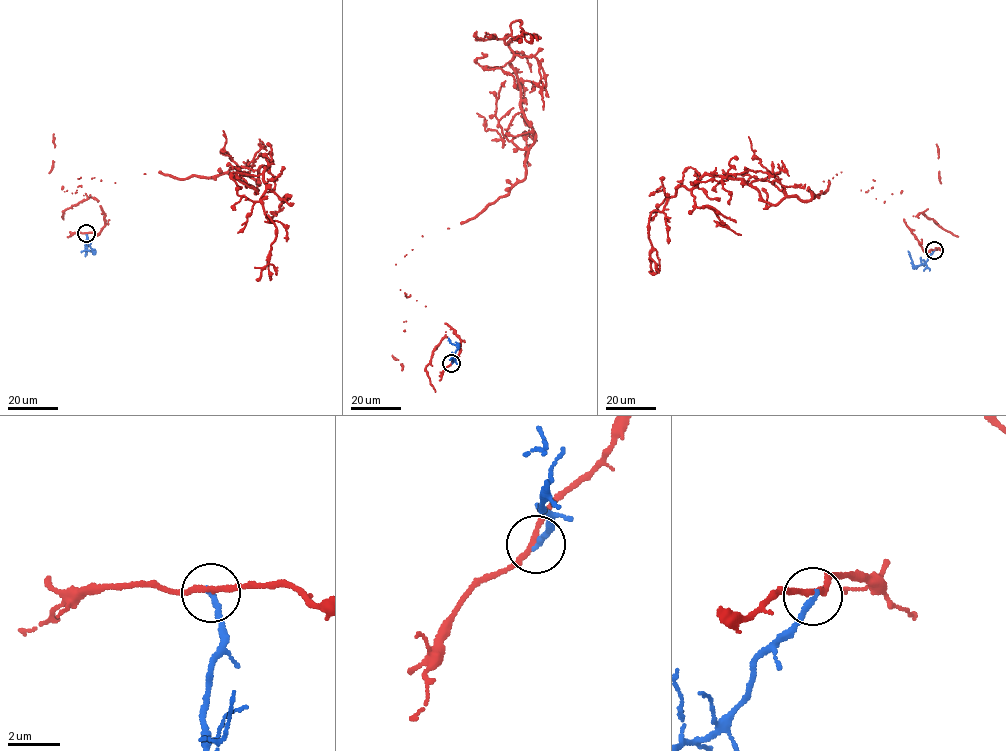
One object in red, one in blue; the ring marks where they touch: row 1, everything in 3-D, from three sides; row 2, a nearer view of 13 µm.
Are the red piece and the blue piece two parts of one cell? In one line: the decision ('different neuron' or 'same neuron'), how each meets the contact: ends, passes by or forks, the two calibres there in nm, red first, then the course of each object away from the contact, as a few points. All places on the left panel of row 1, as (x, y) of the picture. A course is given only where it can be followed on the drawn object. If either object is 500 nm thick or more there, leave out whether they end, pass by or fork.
different neuron; red passes by; blue ends; calibres 200 and 200 nm; course red (86, 233), (100, 231), (105, 214), (81, 177), (224, 173), (259, 185), (266, 166), (270, 277); course blue (86, 233), (86, 250), (93, 252), (91, 239)

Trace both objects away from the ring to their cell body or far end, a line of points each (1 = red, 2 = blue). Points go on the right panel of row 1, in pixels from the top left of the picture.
1: (934, 249), (841, 172), (817, 197), (771, 205), (743, 180), (705, 175), (652, 211), (659, 268), (649, 271)
2: (934, 250), (923, 264), (915, 267), (908, 251)

